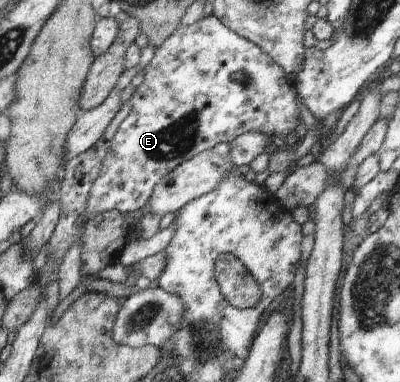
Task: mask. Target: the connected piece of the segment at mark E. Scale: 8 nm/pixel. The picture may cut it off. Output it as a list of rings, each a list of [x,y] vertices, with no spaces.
[[[216,16],[203,17],[199,22],[190,24],[189,26],[178,26],[174,33],[166,38],[162,45],[156,50],[154,57],[147,63],[142,71],[144,73],[144,81],[140,84],[131,96],[132,109],[128,116],[120,123],[118,131],[113,135],[110,142],[110,149],[103,159],[100,175],[94,180],[89,198],[87,201],[87,219],[94,214],[101,214],[110,210],[118,210],[123,214],[128,211],[136,211],[140,209],[148,199],[153,195],[153,189],[156,184],[168,175],[175,167],[181,163],[192,159],[200,152],[209,150],[218,144],[229,144],[239,135],[246,132],[264,132],[269,136],[282,135],[282,137],[295,131],[299,123],[299,111],[301,105],[296,102],[294,87],[289,81],[285,71],[268,55],[262,51],[255,43],[247,40],[245,37],[234,33],[226,24],[223,24]]]

